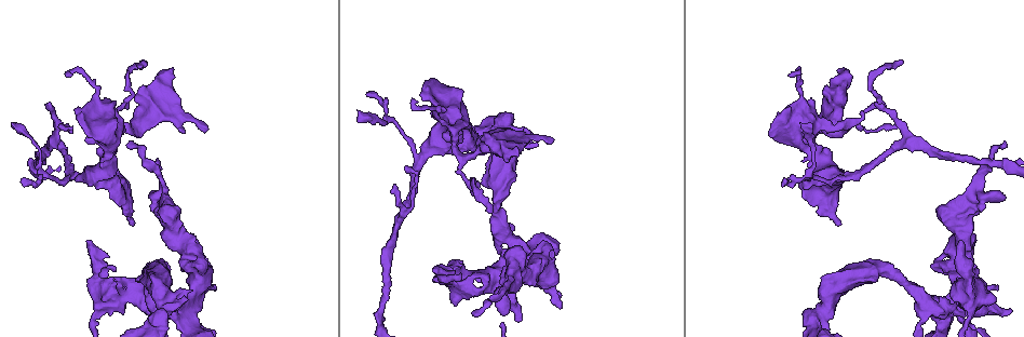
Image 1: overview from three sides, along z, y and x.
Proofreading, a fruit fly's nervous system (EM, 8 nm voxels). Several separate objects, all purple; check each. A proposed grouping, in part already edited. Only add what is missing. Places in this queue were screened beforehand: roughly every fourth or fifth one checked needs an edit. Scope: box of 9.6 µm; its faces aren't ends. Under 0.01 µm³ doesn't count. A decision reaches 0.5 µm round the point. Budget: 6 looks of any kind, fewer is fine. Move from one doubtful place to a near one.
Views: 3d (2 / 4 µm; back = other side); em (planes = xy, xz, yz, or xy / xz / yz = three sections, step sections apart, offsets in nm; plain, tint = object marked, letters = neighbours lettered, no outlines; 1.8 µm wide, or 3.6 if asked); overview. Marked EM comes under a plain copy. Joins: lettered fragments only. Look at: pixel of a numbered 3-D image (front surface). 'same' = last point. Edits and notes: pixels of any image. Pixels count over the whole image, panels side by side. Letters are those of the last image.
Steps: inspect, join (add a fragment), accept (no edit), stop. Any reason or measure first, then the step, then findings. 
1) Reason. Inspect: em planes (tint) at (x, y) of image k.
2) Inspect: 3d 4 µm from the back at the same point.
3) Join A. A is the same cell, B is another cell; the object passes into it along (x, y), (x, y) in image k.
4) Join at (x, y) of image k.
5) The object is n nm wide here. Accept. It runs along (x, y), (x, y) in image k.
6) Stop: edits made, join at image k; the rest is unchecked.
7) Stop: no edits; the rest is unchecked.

Branch stops here. Inspect: 3d 4 µm at (538, 144) of image 1.

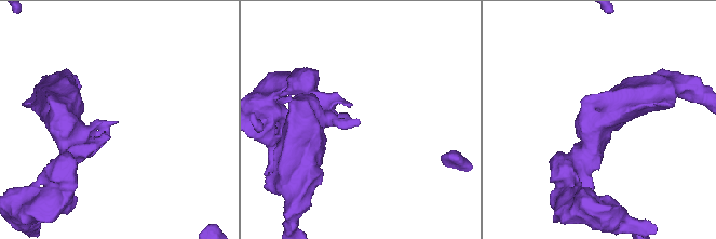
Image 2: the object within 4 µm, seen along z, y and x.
Now the EM. Inspect: em planes (letters) at (114, 121) of image 2.

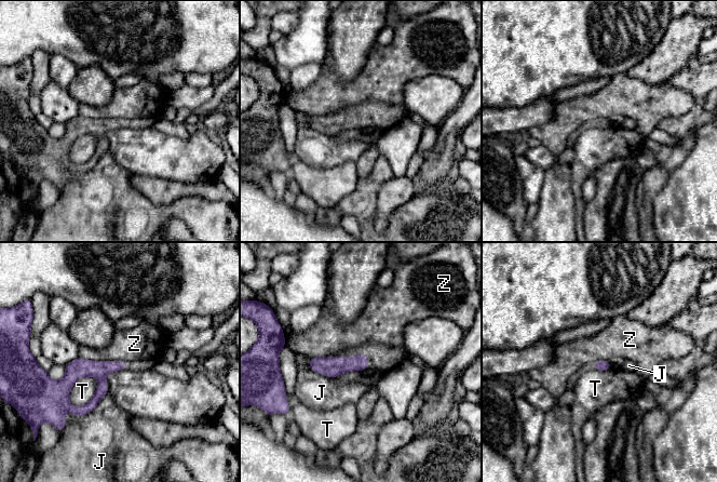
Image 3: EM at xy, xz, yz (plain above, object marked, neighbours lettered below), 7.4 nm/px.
Accept. J, T and Z are other cells; a border runs along (79, 356), (122, 360), (126, 364) in image 3; no lettered fragment goes on from it.

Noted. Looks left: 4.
An open end. Inspect: 3d 2 µm at (983, 201) of image 1.

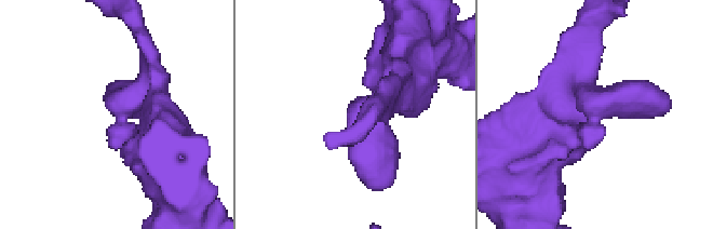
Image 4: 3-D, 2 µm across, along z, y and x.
Inspect: em xy step 8 (tint) at (589, 115) of image 4.

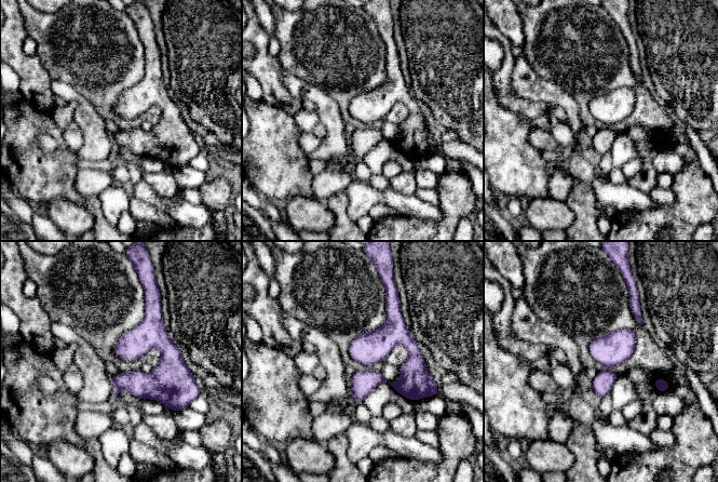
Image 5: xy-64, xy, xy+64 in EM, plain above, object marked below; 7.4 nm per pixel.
Inspect: em planes (letters) at the same point.

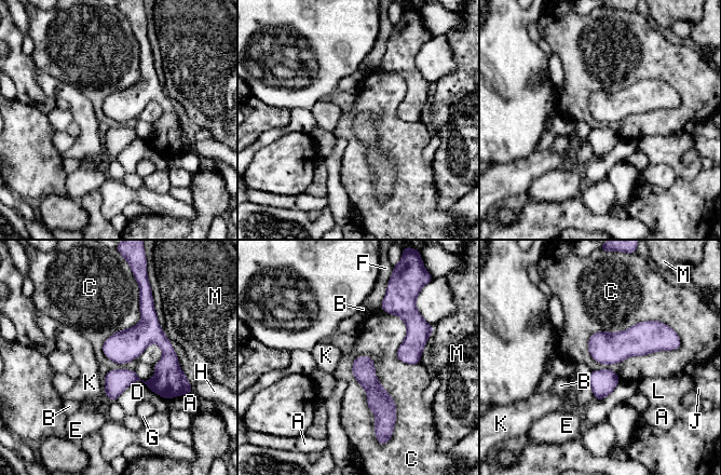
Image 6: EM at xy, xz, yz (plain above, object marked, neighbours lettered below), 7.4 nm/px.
Accept. A, B, C, D, E, F, G, H, J, K, L and M are other cells; it runs along (141, 301), (179, 377) in image 6; none of them fits.

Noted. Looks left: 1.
Thin end. Inspect: em planes (letters) at (790, 75) of image 1.

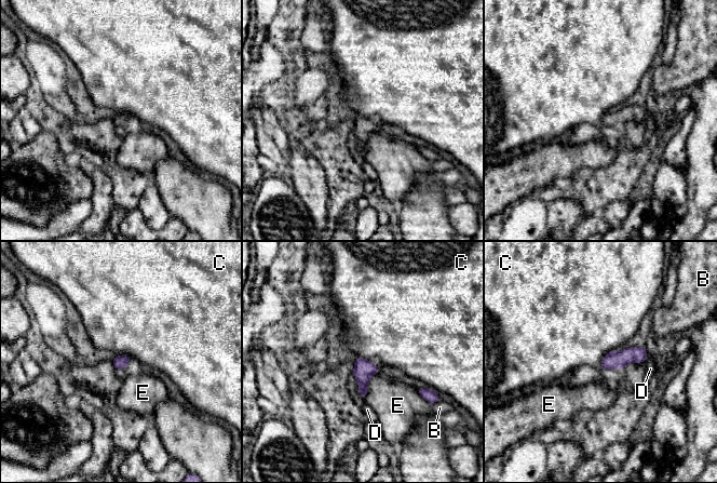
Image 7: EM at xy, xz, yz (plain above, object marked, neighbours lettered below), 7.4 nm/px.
Accept. B, C, D and E are other cells; a border runs along (611, 350), (601, 359), (599, 367) in image 7; no lettered fragment goes on from it.

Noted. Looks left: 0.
Stop: no edits; the rest is unchecked.

